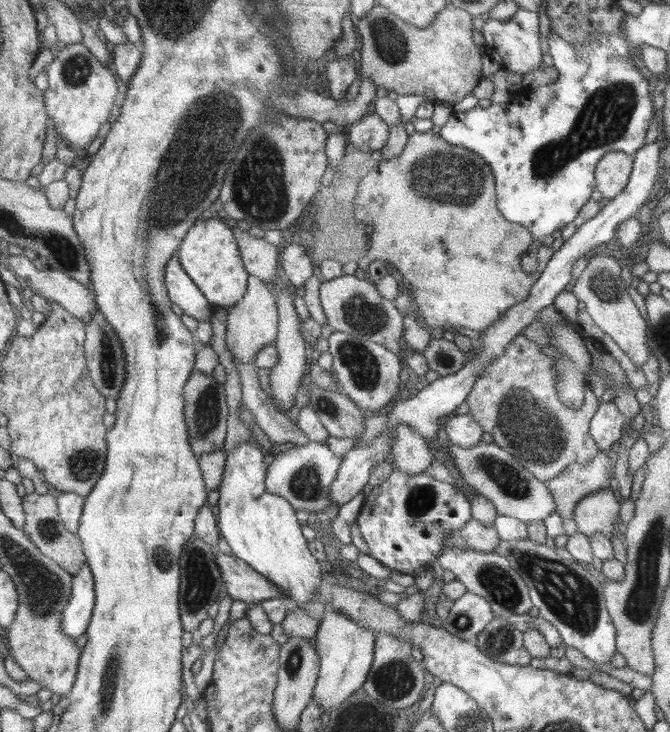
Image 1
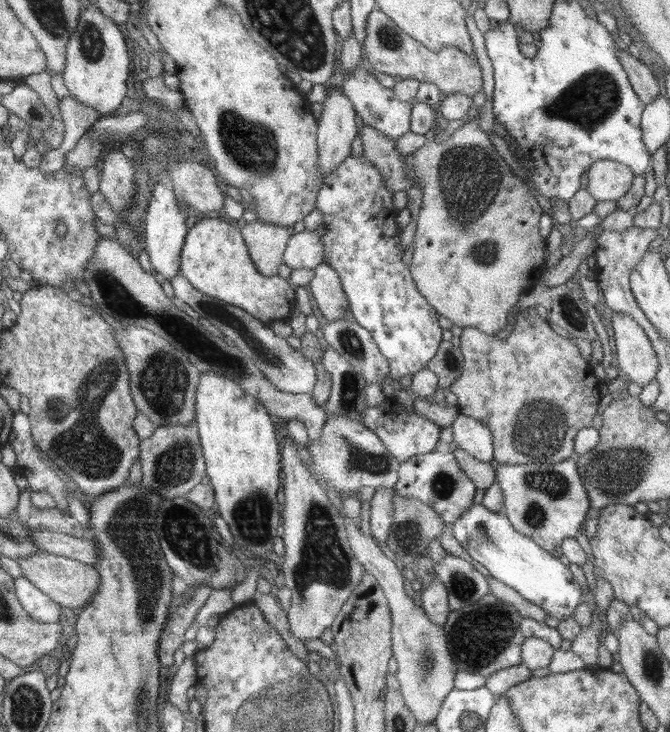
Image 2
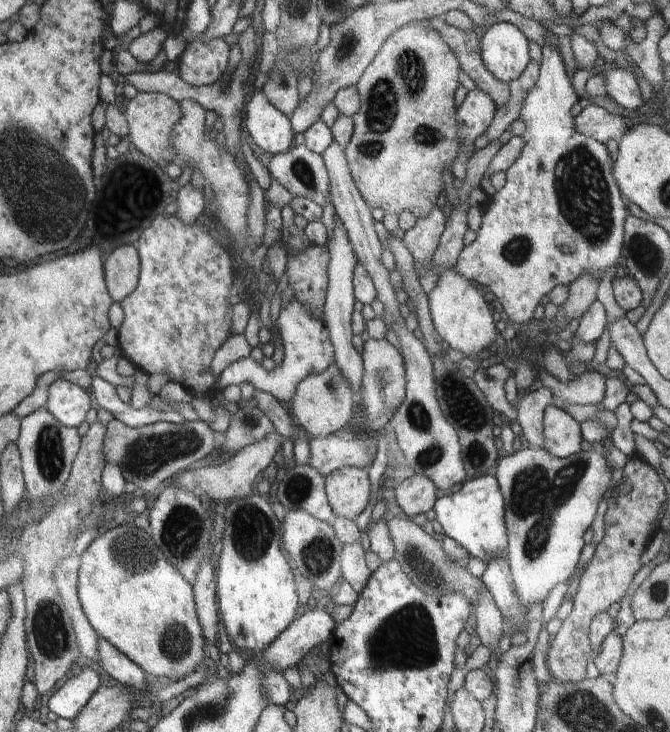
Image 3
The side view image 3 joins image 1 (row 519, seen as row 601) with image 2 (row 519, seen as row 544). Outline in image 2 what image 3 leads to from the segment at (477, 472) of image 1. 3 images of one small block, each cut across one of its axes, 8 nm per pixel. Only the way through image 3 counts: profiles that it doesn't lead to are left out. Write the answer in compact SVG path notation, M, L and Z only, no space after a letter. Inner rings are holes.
M574 458L554 464L499 464L495 470L495 481L502 489L503 513L507 515L510 524L537 542L548 554L558 554L560 543L565 538L575 538L579 534L580 523L591 507Z

